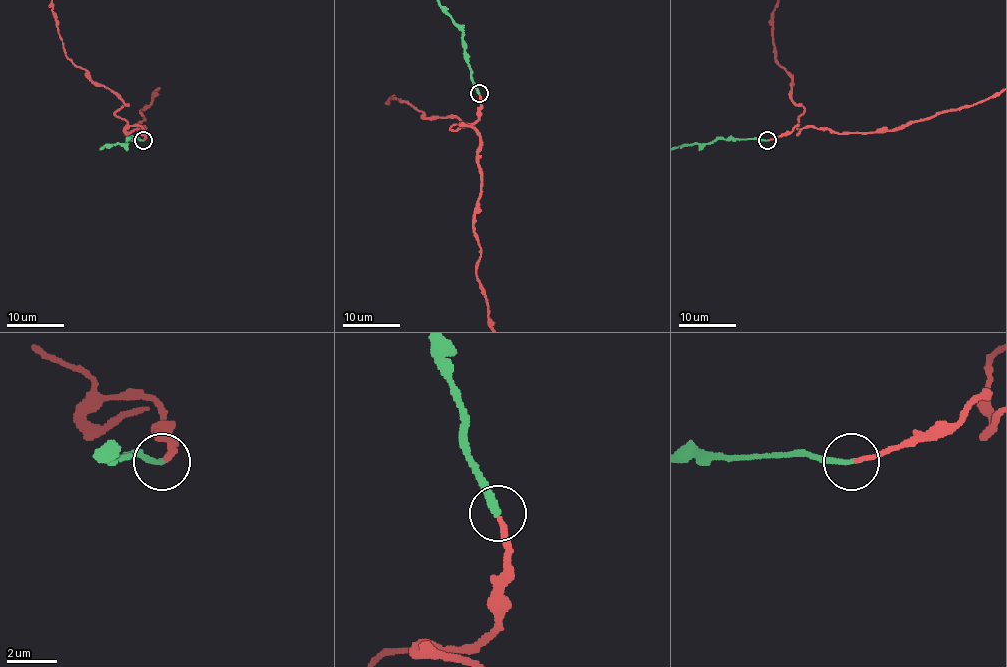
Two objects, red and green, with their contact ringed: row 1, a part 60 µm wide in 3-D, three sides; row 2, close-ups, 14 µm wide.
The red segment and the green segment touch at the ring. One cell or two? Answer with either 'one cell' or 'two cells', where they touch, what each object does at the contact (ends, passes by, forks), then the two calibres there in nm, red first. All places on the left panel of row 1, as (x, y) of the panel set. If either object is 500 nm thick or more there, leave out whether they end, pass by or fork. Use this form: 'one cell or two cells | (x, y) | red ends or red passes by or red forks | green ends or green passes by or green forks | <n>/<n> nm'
one cell | (143, 140) | red ends | green ends | 160/240 nm

